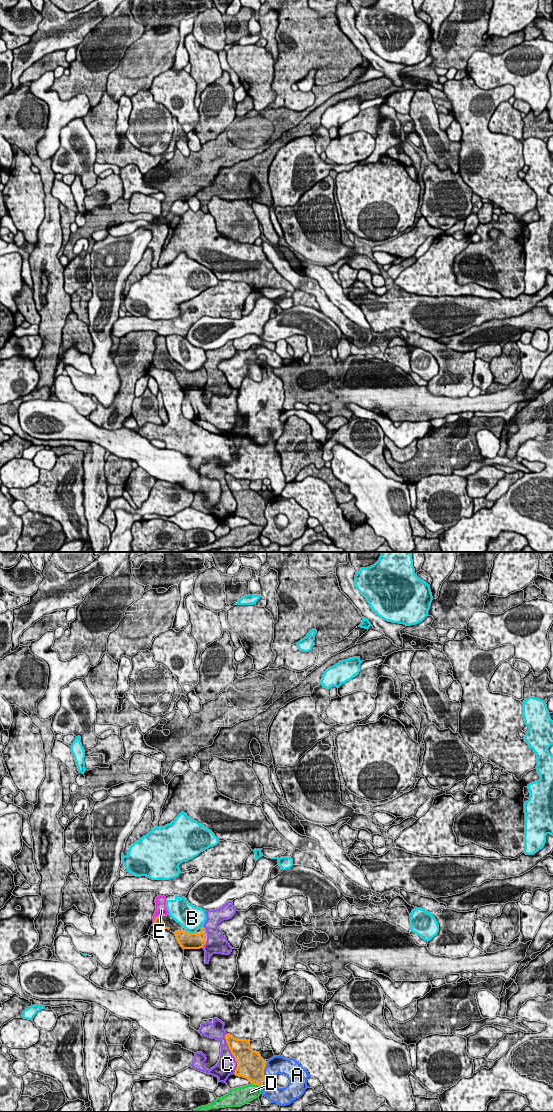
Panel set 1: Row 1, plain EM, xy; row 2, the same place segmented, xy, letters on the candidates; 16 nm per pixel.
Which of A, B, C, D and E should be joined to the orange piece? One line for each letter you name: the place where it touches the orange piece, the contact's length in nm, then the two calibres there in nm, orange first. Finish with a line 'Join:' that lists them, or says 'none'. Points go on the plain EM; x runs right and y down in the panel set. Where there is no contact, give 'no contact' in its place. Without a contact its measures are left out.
E: meets orange in xy at (158, 356); contact 260 nm long; 160 nm thick on the orange side, 190 nm on the other
Join: E

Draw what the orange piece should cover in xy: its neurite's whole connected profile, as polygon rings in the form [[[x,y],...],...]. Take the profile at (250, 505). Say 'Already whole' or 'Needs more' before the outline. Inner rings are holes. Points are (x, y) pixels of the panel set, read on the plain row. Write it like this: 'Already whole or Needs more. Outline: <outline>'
Already whole. Outline: [[[230,474],[225,475],[227,485],[237,502],[235,515],[248,519],[251,524],[262,526],[267,525],[264,515],[266,501],[259,492],[250,488],[250,480],[236,479]]]

